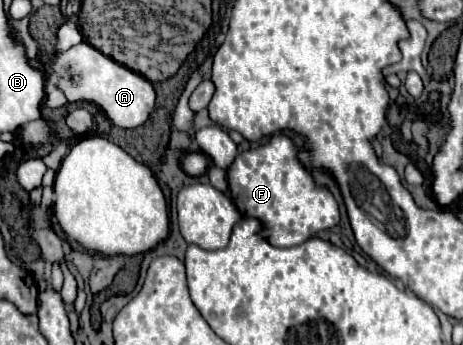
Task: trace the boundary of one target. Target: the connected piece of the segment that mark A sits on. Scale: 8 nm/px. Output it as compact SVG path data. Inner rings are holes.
M81 41L79 45L67 49L65 53L55 53L49 57L49 61L43 67L45 75L51 75L53 71L59 77L59 89L67 97L69 103L95 103L113 125L117 127L139 127L147 121L149 113L155 105L155 89L153 85L137 75L135 71L129 71L127 67L121 67L89 43ZM59 59L67 59L67 65L59 63Z

